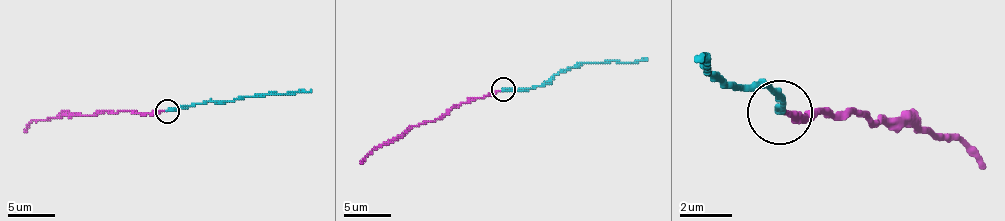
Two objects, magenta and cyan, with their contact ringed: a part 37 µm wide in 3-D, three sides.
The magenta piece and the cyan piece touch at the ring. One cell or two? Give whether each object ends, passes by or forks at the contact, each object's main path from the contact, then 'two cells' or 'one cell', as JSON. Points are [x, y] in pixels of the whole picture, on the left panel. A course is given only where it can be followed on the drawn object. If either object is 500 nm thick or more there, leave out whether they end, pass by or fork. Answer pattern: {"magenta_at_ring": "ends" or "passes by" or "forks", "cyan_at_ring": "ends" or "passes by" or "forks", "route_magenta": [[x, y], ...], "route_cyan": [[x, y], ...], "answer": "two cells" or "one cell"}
{"magenta_at_ring": "ends", "cyan_at_ring": "ends", "route_magenta": [[166, 111], [61, 115], [33, 120], [24, 131]], "route_cyan": [[166, 111], [248, 97], [311, 92]], "answer": "one cell"}

